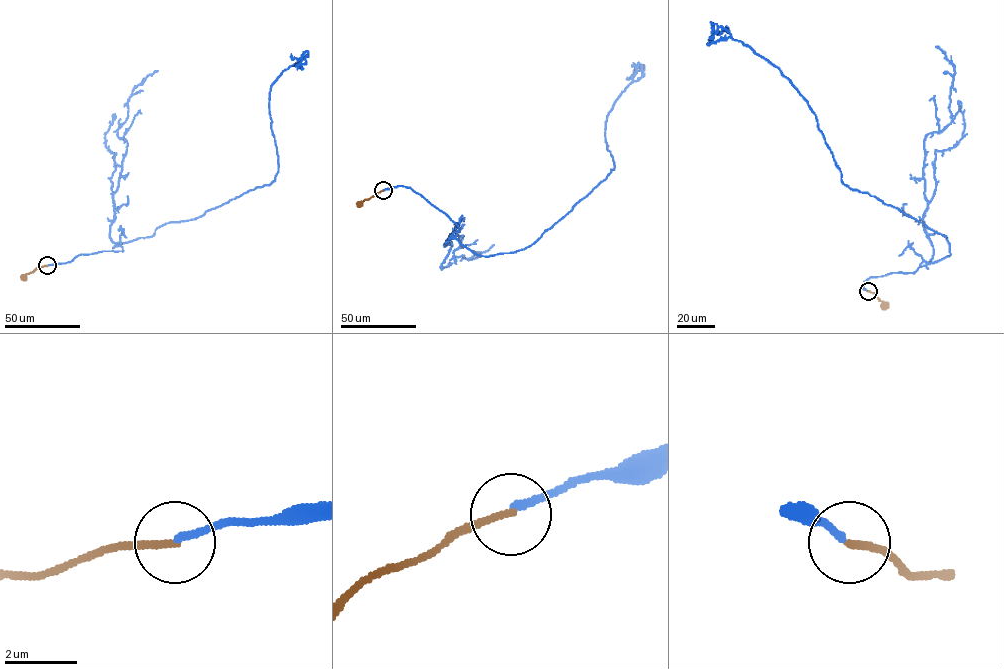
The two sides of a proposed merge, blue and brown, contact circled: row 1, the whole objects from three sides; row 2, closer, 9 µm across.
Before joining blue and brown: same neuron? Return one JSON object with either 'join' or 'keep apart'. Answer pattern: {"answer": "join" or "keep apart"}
{"answer": "keep apart"}

